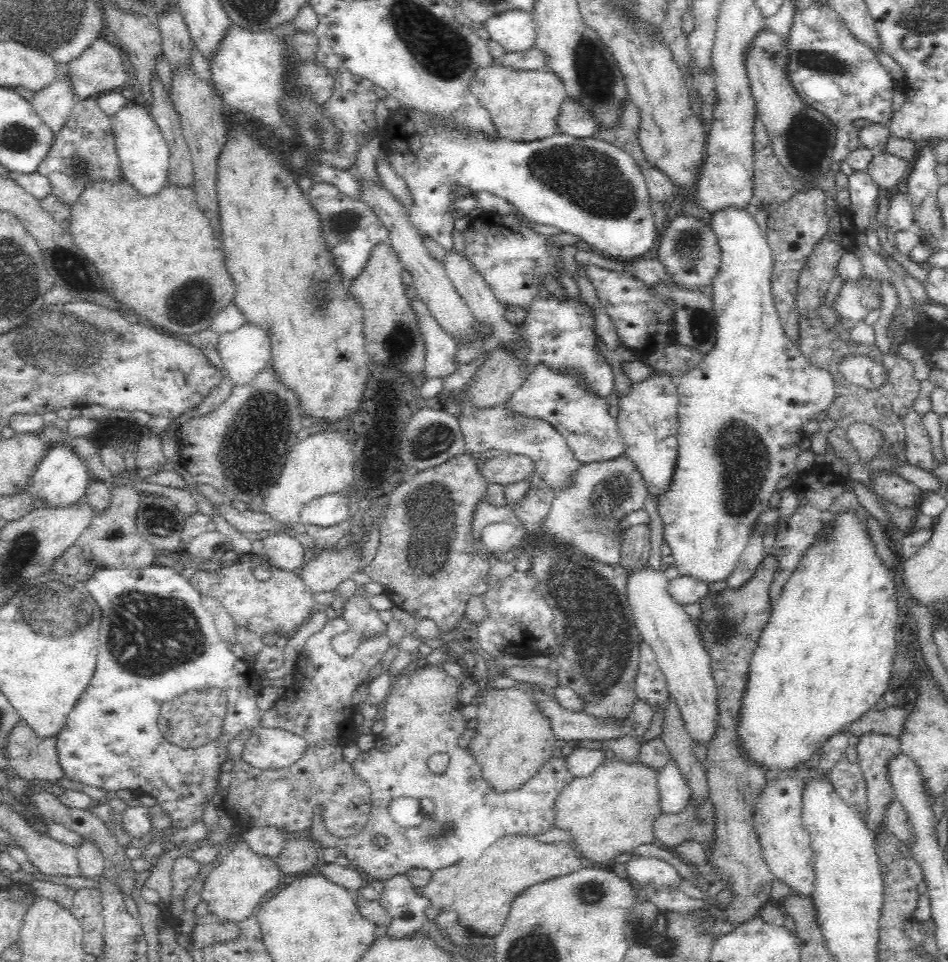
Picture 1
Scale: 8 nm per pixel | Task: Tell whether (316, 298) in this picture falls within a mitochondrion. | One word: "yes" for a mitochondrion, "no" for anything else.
yes

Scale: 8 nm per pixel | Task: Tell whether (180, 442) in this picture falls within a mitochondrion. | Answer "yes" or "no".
no

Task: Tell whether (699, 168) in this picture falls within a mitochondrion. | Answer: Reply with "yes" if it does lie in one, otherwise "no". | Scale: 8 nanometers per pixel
no

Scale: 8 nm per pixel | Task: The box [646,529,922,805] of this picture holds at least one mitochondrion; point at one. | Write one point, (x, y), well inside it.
(726, 631)

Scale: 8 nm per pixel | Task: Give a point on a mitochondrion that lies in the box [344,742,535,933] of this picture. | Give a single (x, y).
(446, 830)

